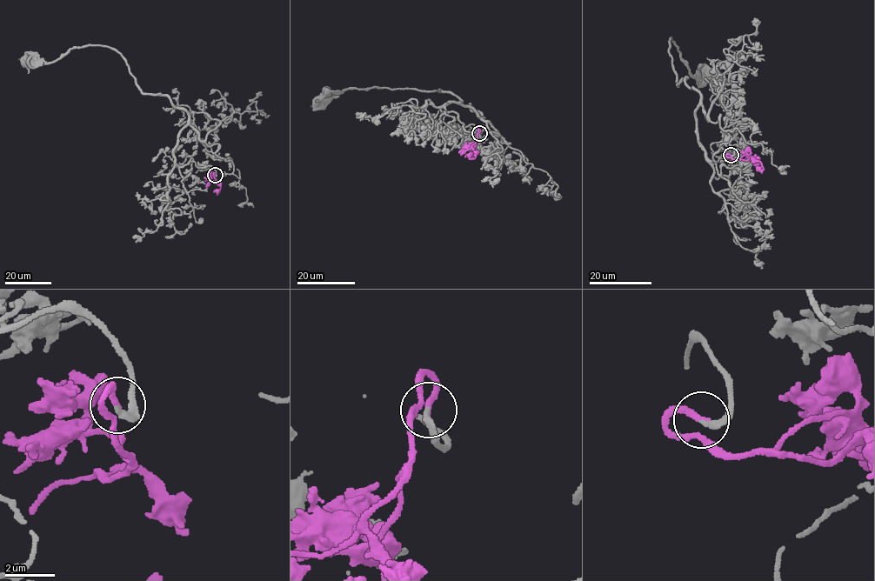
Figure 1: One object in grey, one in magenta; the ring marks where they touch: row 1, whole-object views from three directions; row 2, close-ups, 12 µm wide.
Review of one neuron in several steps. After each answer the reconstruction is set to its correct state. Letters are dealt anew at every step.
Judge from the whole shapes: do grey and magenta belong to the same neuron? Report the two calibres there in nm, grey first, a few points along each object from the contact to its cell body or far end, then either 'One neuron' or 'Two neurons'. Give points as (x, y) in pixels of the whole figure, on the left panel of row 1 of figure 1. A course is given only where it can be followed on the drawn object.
Thickness 280 nm (grey) against 240 nm. Course of grey: (214, 175), (176, 163), (187, 112), (143, 93), (116, 51), (90, 45), (26, 62). Course of magenta: (214, 175), (216, 180), (214, 181), (220, 186), (218, 192), (214, 192). One neuron

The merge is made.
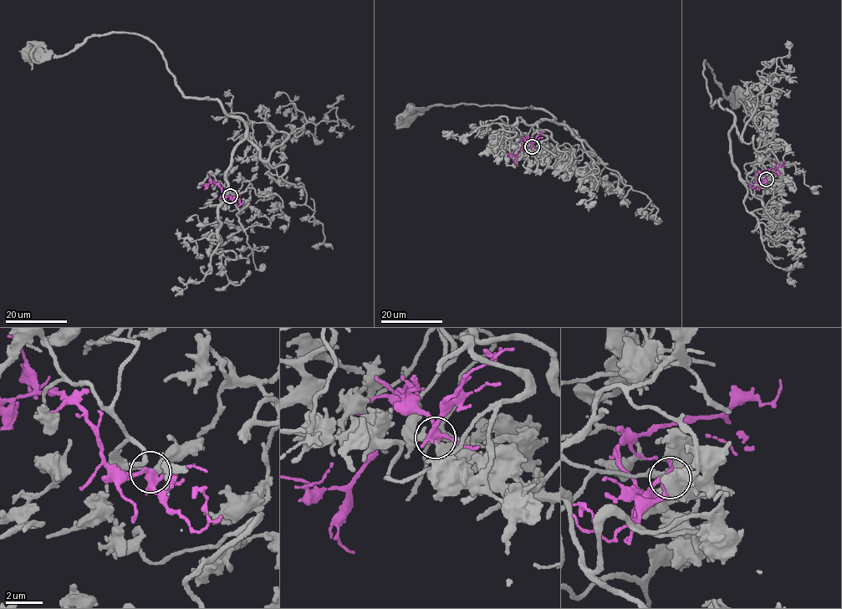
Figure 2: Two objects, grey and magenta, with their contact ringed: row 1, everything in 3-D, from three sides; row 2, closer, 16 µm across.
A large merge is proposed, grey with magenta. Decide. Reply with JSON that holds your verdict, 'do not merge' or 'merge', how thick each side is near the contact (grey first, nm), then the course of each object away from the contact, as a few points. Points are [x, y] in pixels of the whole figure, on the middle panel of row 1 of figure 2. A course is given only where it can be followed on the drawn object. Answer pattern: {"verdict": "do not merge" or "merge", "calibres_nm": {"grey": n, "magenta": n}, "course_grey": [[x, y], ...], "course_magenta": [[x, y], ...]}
{"verdict": "do not merge", "calibres_nm": {"grey": 360, "magenta": 320}, "course_grey": [[532, 146], [533, 126], [546, 120], [576, 132], [531, 105], [439, 105], [402, 119]], "course_magenta": [[531, 146], [526, 138], [515, 161], [518, 166]]}

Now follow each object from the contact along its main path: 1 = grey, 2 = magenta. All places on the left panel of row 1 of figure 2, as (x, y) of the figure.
1: (230, 195), (226, 175), (243, 122), (216, 99), (186, 97), (146, 38), (114, 33), (63, 54), (28, 54)
2: (230, 196), (225, 196), (218, 185), (210, 182), (214, 180)

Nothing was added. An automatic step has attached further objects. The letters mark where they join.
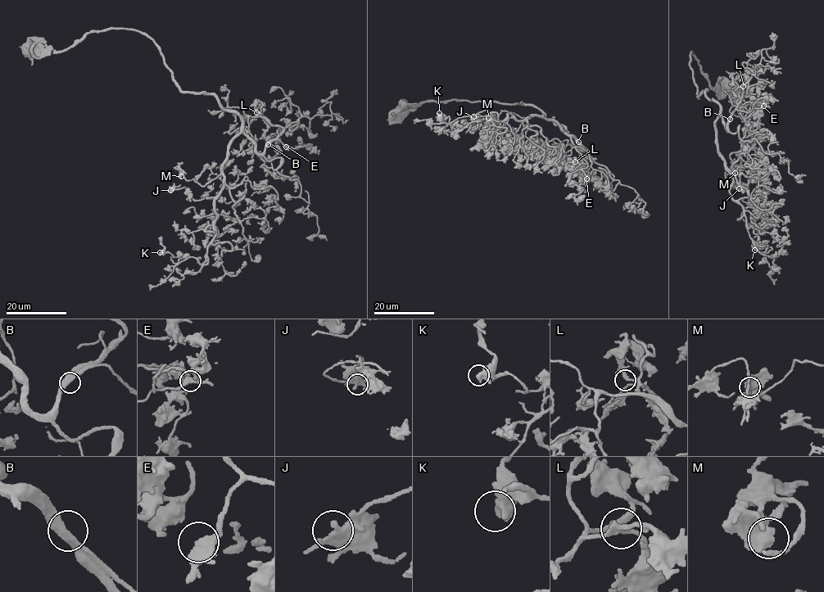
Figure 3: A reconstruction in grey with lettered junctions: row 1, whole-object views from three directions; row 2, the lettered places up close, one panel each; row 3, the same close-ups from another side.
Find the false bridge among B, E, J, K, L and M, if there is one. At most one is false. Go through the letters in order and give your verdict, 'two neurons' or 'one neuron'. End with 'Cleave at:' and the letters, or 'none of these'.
B: one neuron
E: one neuron
J: one neuron
K: one neuron
L: one neuron
M: one neuron
Cleave at: none of these

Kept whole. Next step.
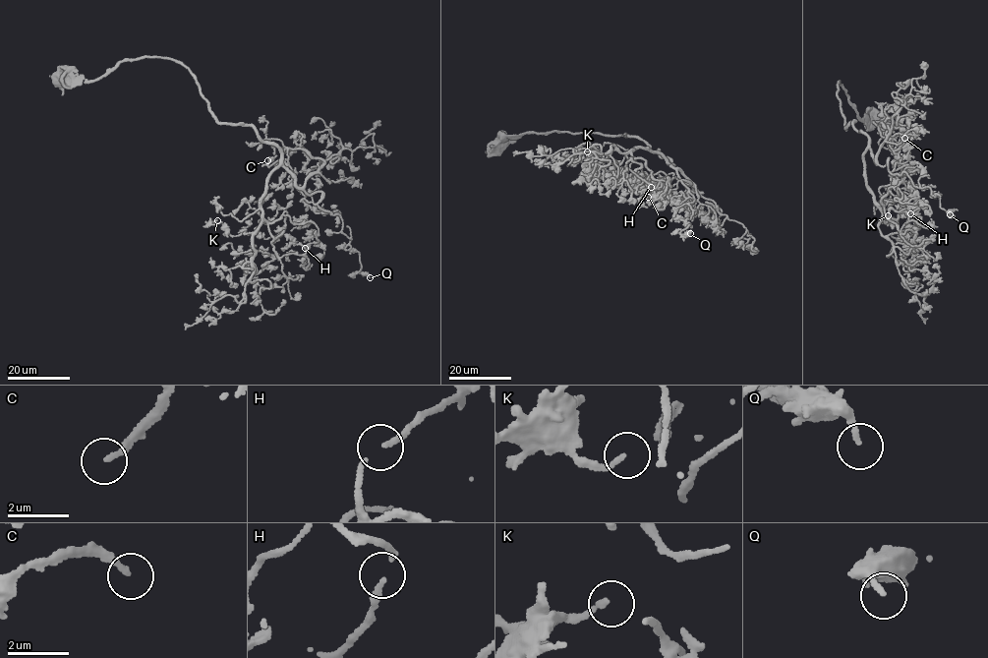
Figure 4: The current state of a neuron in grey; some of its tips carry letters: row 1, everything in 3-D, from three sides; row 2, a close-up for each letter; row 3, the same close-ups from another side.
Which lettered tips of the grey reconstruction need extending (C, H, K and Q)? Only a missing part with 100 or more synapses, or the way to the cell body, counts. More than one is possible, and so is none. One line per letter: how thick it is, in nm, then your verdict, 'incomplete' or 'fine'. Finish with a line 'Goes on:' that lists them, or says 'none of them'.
C: 190 nm | fine
H: 120 nm | fine
K: 150 nm | fine
Q: 190 nm | fine
Goes on: none of them

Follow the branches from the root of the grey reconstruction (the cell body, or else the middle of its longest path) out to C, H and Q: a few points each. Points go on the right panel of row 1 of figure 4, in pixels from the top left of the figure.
C: (881, 121), (857, 116), (838, 80), (844, 127), (854, 121), (875, 163), (880, 124), (884, 148), (904, 138)
H: (881, 121), (857, 116), (838, 80), (844, 127), (869, 139), (873, 199), (888, 217), (910, 213)
Q: (881, 121), (857, 116), (838, 80), (844, 127), (854, 121), (873, 161), (888, 158), (950, 214)

